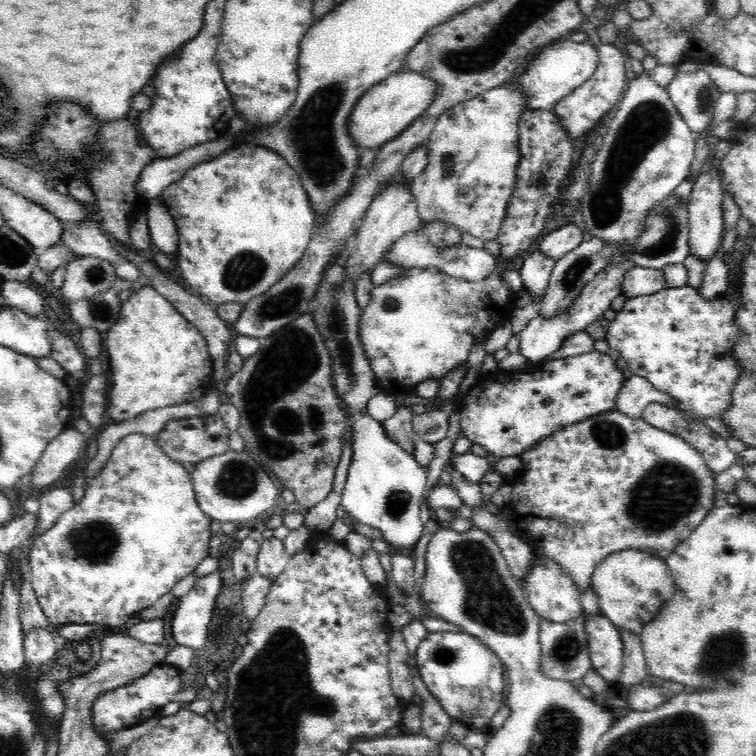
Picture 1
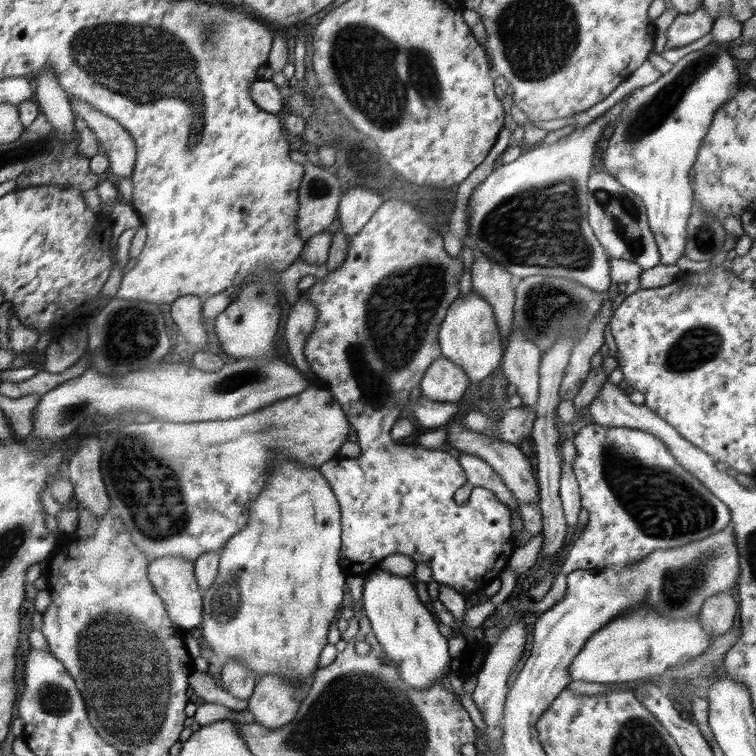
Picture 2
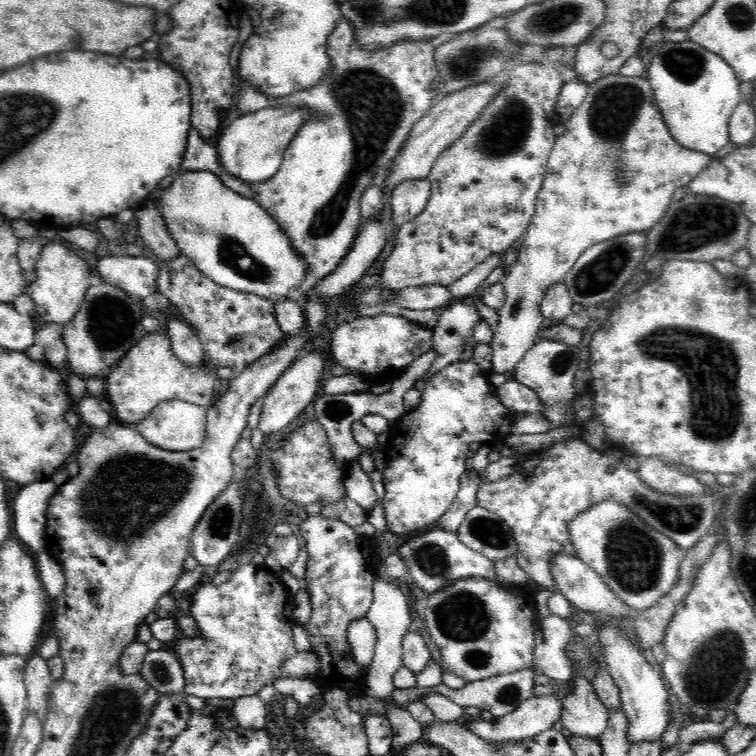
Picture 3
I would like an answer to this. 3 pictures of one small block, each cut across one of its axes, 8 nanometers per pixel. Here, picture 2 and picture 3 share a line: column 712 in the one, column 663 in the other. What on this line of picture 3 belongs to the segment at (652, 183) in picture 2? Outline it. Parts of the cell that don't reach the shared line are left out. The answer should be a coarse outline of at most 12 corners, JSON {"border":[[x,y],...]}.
{"border":[[687,39],[646,68],[672,137],[714,156],[740,79]]}

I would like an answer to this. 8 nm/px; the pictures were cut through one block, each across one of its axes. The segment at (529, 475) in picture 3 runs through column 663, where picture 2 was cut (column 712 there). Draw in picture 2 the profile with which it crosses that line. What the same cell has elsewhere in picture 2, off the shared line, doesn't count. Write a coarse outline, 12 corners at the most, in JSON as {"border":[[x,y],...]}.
{"border":[[574,434],[588,523],[535,620],[576,569],[633,564],[706,538],[730,509],[654,435]]}

